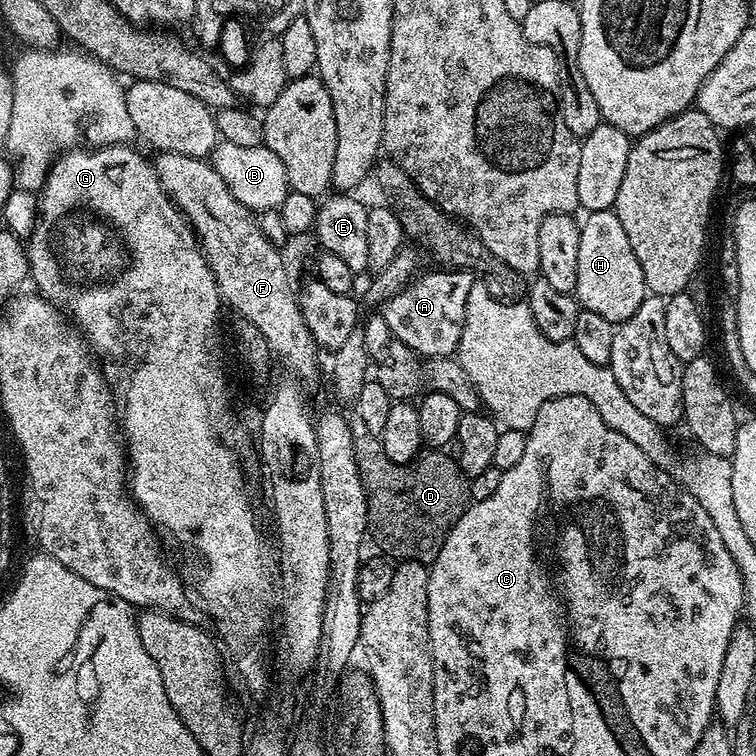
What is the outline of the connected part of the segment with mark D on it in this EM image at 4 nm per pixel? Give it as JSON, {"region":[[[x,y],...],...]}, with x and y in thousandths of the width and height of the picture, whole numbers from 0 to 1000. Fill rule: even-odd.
{"region":[[[561,595],[536,614],[516,611],[516,606],[505,601],[472,602],[474,627],[478,630],[487,671],[485,702],[499,721],[521,720],[521,706],[528,698],[571,698],[577,716],[567,722],[566,735],[561,730],[549,731],[548,739],[565,747],[567,742],[579,738],[579,728],[585,728],[595,701],[606,685],[611,685],[622,665],[620,631],[608,619],[607,607],[593,601],[587,595]]]}

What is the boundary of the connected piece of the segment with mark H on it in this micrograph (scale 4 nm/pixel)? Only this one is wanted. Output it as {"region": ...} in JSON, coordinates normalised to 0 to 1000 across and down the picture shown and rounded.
{"region":[[[813,279],[779,280],[771,288],[765,315],[765,373],[759,390],[771,411],[792,415],[813,431],[833,421],[858,390],[849,368],[849,352],[844,352],[844,341],[839,341],[833,315],[828,315],[828,304],[823,304],[823,294],[817,294]]]}

